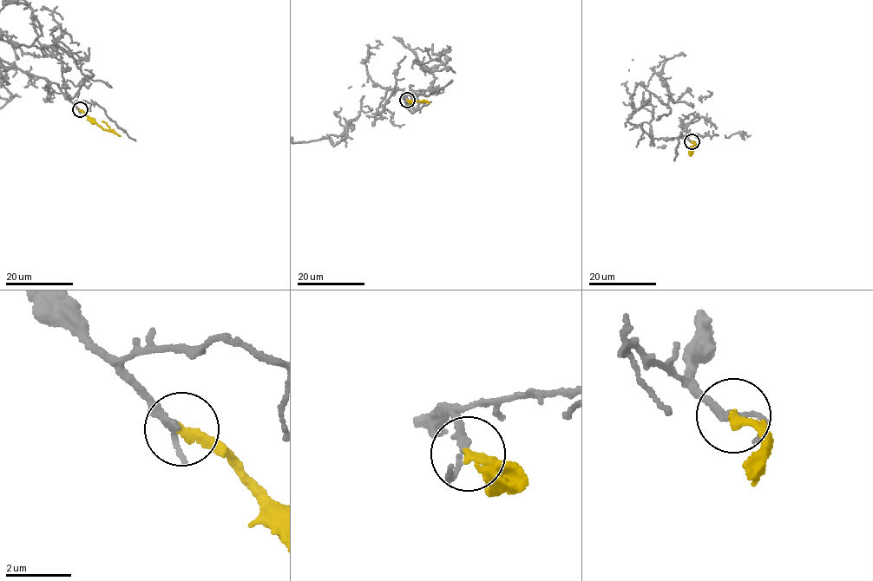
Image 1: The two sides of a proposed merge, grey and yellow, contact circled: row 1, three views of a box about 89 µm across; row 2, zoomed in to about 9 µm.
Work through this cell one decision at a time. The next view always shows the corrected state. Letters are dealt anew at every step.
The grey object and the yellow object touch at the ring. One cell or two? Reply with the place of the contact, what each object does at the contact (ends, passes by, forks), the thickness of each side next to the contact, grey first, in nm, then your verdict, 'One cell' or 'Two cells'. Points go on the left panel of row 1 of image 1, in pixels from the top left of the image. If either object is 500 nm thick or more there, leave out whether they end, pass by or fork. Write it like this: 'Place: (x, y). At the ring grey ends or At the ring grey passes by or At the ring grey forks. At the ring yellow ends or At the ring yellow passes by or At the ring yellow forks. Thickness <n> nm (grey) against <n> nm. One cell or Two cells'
Place: (80, 109). At the ring grey passes by. At the ring yellow ends. Thickness 190 nm (grey) against 260 nm. One cell

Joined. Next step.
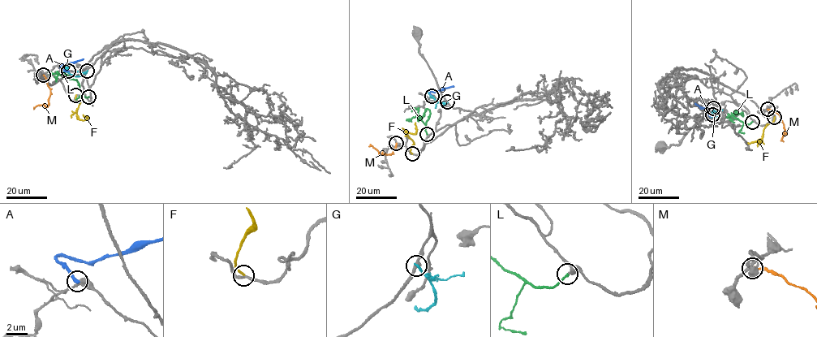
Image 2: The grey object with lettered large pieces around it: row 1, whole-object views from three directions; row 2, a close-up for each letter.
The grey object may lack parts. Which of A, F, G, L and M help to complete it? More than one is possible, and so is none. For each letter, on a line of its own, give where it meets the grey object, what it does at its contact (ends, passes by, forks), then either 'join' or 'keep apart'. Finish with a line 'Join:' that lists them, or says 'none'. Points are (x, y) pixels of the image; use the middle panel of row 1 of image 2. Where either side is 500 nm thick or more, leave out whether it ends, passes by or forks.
A: meets grey at (432, 96); it ends there; keep apart
F: meets grey at (412, 153); it ends there; keep apart
G: meets grey at (447, 101); it ends there; keep apart
L: meets grey at (427, 134); it ends there; join
M: meets grey at (396, 143); it ends there; keep apart
Join: L

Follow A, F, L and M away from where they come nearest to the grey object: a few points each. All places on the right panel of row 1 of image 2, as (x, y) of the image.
A: (712, 114), (711, 116), (707, 110), (695, 103)
F: (774, 117), (773, 121), (765, 127), (760, 144), (758, 141), (748, 142)
L: (752, 121), (746, 124), (731, 115), (727, 118), (741, 113)
M: (767, 109), (779, 115), (784, 126), (786, 134), (780, 140)

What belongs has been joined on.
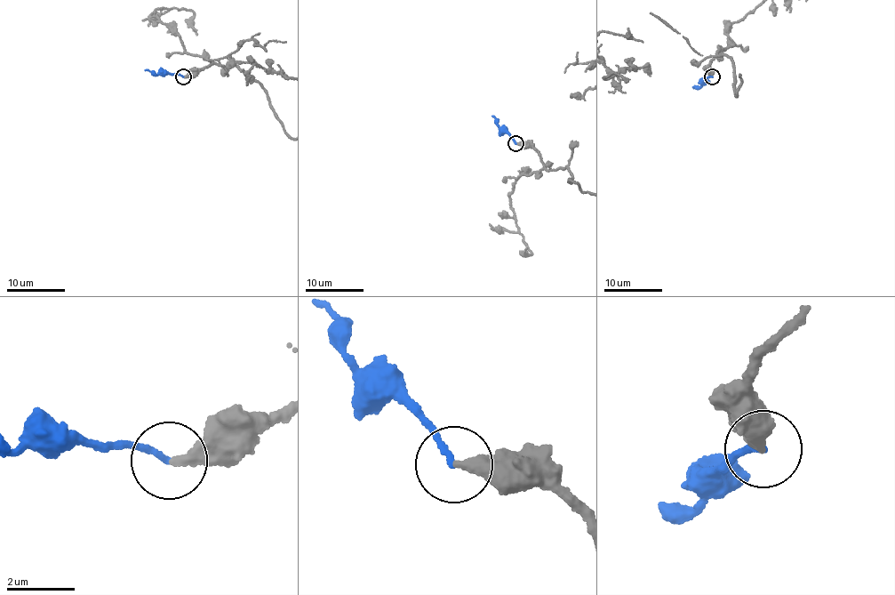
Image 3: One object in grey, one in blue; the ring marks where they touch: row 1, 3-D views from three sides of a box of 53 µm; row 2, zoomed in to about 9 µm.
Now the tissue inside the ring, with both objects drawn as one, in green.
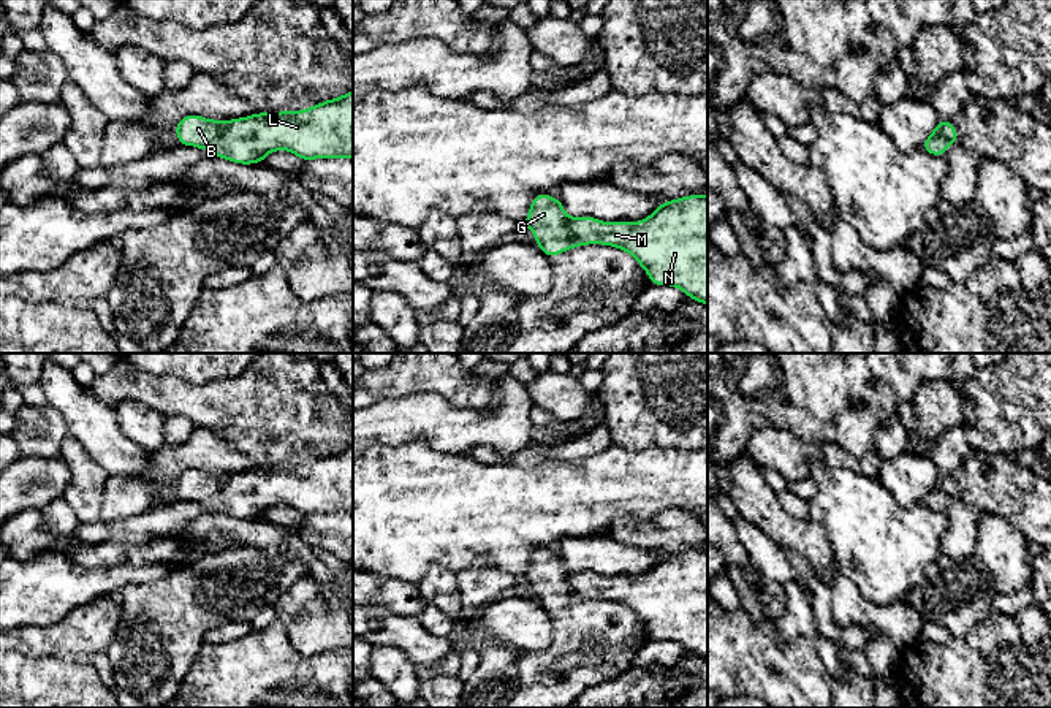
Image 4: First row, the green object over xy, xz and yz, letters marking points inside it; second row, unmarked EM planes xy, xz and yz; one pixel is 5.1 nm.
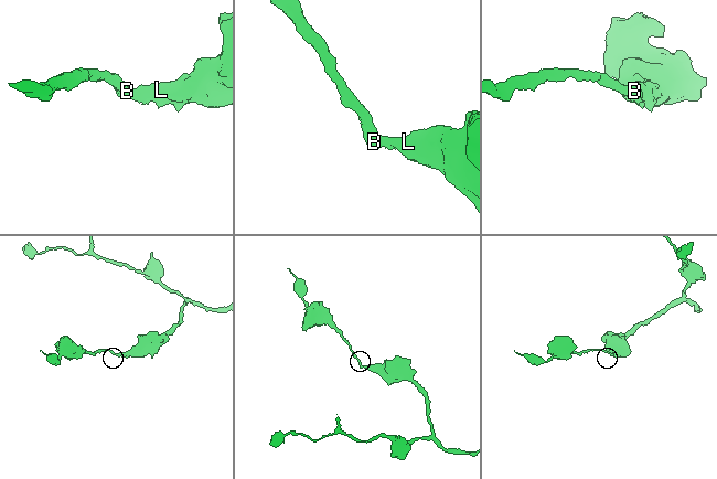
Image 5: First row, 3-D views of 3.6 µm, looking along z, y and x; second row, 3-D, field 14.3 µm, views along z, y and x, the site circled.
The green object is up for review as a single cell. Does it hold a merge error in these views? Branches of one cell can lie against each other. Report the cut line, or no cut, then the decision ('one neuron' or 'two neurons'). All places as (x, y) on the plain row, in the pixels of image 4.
cut in xy along (227, 477), (225, 483), (201, 502); two neurons

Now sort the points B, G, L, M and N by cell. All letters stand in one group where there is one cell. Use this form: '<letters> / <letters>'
B G / L M N

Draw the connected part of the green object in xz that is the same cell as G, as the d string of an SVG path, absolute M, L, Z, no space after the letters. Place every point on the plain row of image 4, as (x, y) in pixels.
M538 548L530 558L529 569L522 577L537 594L537 600L552 613L578 600L565 580L567 567L560 554Z

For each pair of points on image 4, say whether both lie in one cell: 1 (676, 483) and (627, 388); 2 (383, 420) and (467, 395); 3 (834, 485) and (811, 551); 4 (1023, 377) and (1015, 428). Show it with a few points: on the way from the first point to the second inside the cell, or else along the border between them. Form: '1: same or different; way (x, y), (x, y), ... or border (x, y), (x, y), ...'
1: different; border (619, 445), (632, 449), (690, 449)
2: different; border (410, 392), (437, 392), (458, 407), (483, 411)
3: different; border (809, 518), (823, 529), (827, 545), (834, 559)
4: same; way (1023, 390), (1023, 398), (1015, 406), (1015, 415)

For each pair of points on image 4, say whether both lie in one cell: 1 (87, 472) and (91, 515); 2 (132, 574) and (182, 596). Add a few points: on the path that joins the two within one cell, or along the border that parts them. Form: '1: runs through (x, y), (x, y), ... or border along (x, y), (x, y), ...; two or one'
1: runs through (87, 483), (87, 504); one
2: border along (146, 580), (127, 583), (114, 596); two

